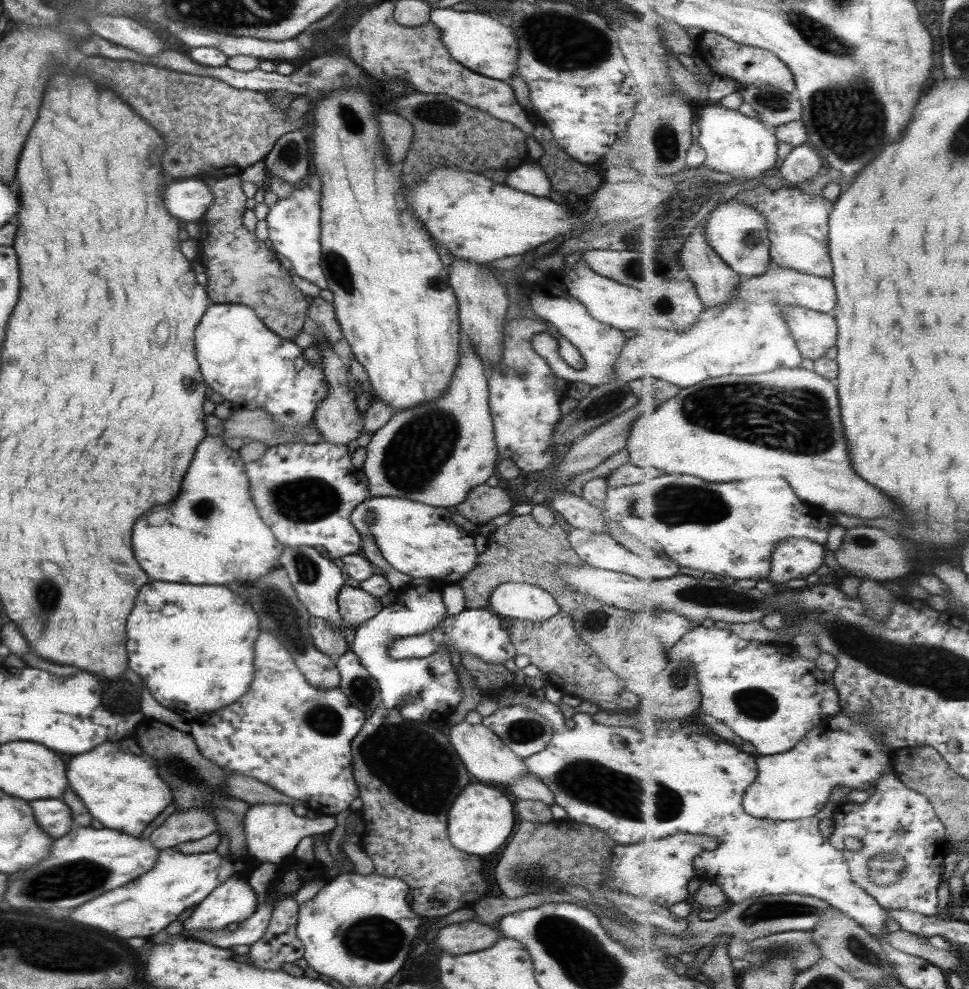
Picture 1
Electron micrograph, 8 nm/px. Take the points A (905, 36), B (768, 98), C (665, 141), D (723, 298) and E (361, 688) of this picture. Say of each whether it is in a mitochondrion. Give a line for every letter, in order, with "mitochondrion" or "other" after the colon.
A: other
B: mitochondrion
C: mitochondrion
D: other
E: mitochondrion

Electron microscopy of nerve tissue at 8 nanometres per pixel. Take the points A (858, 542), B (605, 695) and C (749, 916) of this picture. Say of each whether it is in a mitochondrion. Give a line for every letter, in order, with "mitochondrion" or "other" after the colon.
A: mitochondrion
B: other
C: mitochondrion

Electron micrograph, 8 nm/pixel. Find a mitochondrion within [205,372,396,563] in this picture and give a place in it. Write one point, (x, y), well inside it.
(307, 499)

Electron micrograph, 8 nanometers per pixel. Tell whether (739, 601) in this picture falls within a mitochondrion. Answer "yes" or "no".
yes

